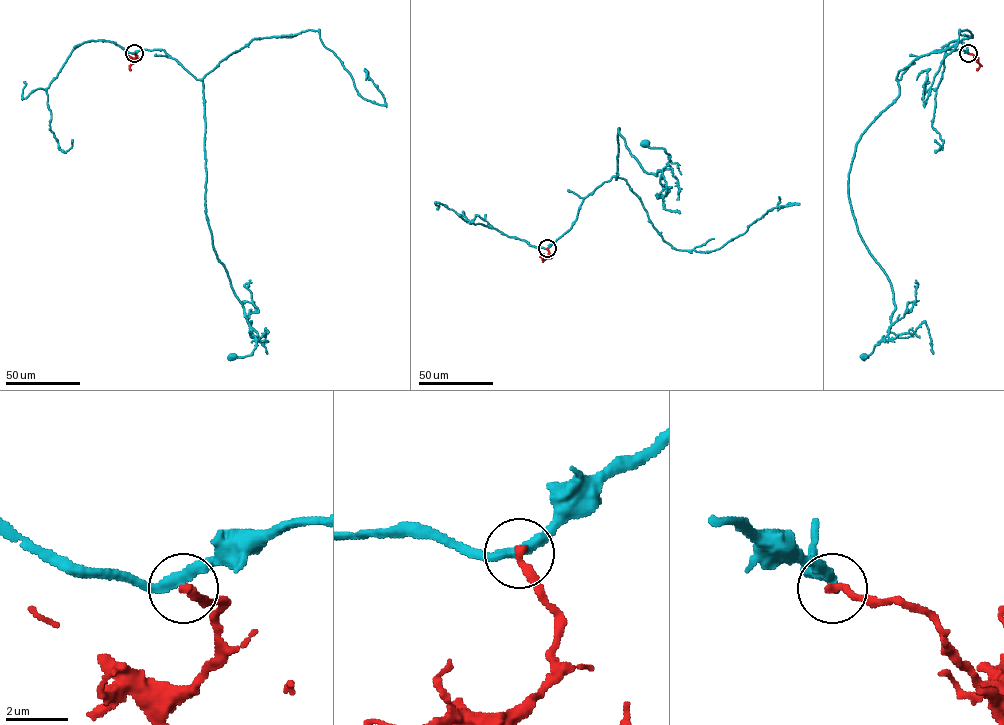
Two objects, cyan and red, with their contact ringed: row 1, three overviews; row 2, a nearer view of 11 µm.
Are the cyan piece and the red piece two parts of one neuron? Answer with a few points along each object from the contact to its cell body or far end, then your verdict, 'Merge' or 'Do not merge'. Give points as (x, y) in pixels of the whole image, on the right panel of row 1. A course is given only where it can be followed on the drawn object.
Course of cyan: (968, 53), (916, 58), (896, 79), (899, 96), (856, 144), (851, 211), (895, 308), (889, 332), (863, 357). Course of red: (968, 53), (979, 64), (977, 70). Do not merge

